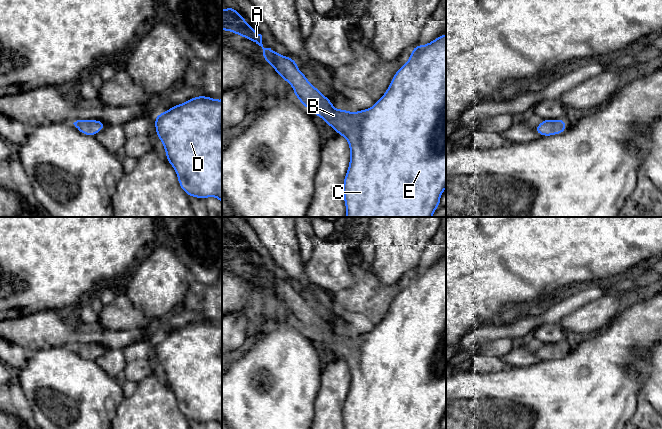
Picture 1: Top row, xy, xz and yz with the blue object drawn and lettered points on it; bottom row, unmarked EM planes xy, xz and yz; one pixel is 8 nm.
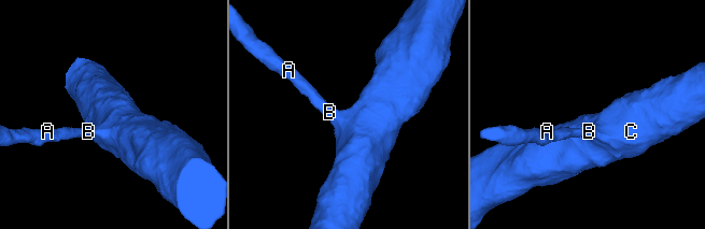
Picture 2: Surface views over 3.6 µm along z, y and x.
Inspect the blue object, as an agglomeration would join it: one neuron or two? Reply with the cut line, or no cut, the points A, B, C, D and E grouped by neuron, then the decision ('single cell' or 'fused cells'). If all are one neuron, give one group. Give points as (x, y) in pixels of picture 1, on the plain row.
no cut | A B C D E | single cell

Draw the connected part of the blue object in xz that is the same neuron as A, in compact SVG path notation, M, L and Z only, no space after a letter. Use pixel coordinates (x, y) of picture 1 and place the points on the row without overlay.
M232 230L228 233L222 233L222 254L233 256L246 263L252 264L263 273L262 282L266 284L273 293L289 307L297 323L308 333L311 334L315 340L320 340L326 347L335 353L337 358L342 359L349 368L350 372L350 386L347 397L343 405L343 422L345 429L440 429L440 422L443 414L446 412L446 258L443 257L433 265L426 269L417 269L413 272L408 285L400 291L393 300L391 307L383 318L383 320L375 326L371 332L360 334L357 336L348 336L346 333L337 334L334 332L330 323L324 320L319 313L315 312L297 291L297 286L287 280L278 278L271 272L264 272L262 268L262 259L257 257L247 245L237 236Z

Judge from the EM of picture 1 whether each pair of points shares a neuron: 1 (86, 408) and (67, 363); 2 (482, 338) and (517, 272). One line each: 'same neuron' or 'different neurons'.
1: same neuron
2: different neurons

